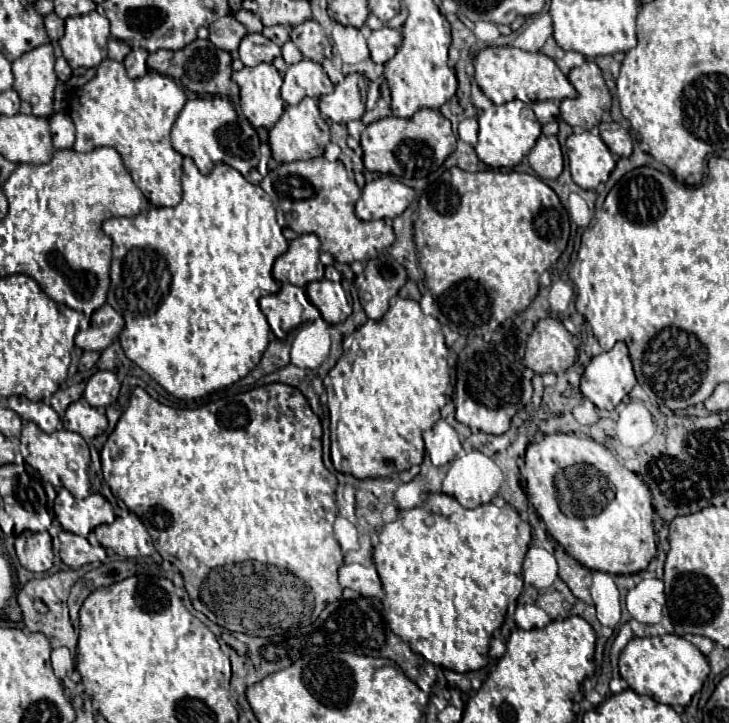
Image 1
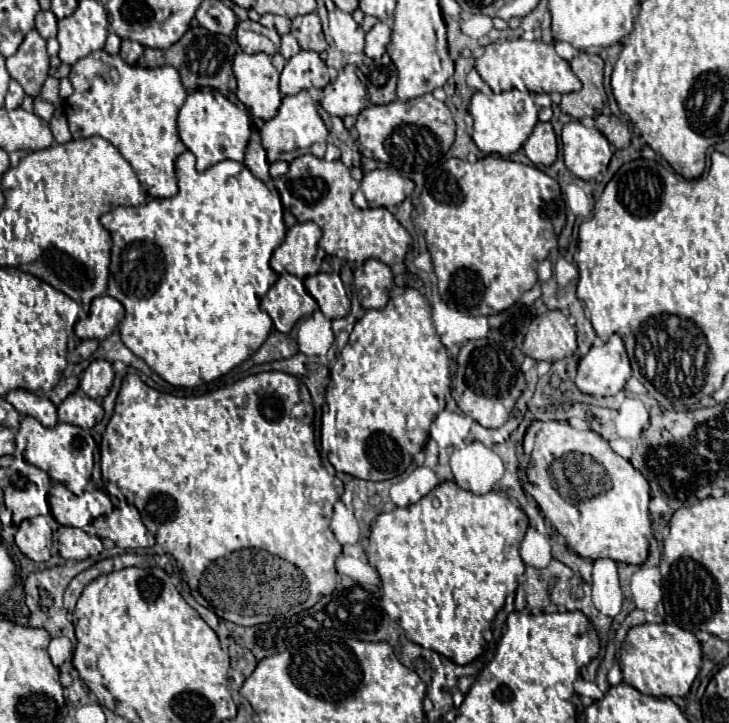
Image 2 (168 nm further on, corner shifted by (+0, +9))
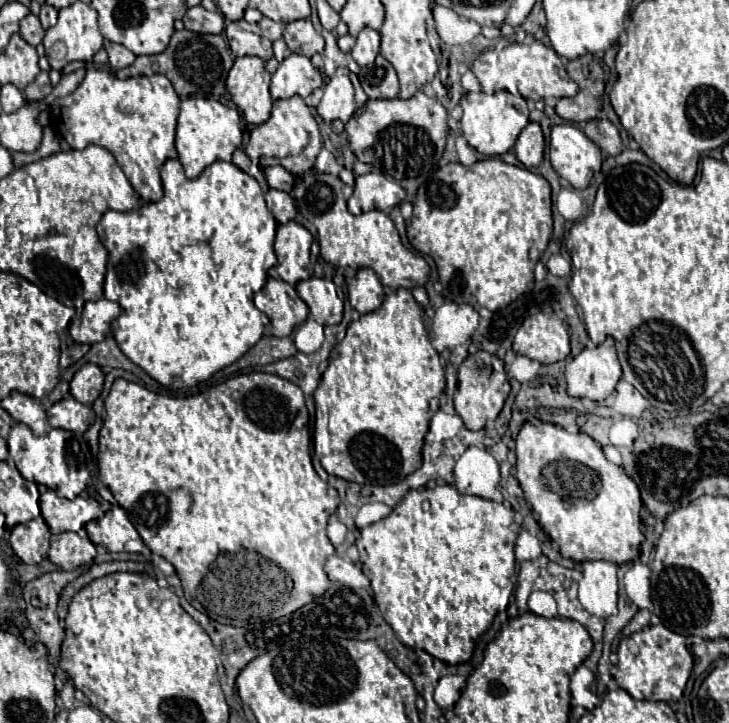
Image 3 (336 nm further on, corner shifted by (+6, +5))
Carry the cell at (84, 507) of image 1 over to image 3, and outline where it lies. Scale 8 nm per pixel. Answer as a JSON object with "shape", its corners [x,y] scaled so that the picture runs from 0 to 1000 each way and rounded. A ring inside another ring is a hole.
{"shape":[[[63,678],[55,683],[55,708],[73,740],[85,736],[107,736],[121,722],[143,714],[137,696],[129,689],[104,686],[100,692],[82,689],[74,678]]]}

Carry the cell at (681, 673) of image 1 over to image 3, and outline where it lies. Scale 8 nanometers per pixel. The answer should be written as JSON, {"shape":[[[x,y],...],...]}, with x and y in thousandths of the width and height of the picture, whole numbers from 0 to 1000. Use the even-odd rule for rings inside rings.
{"shape":[[[908,863],[886,866],[878,874],[856,880],[848,893],[848,918],[842,927],[845,946],[870,968],[930,968],[938,957],[952,913],[941,896],[941,882],[919,874]]]}

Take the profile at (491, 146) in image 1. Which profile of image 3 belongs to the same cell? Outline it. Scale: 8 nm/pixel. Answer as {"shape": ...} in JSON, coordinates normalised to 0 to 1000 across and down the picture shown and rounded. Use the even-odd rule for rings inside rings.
{"shape":[[[694,124],[678,127],[678,130],[664,130],[664,127],[647,130],[647,127],[642,127],[634,133],[631,147],[636,152],[636,160],[631,166],[634,188],[642,194],[642,199],[647,205],[653,205],[664,216],[694,213],[705,202],[716,177],[722,177],[722,172],[727,169],[722,138],[716,133],[705,133]]]}

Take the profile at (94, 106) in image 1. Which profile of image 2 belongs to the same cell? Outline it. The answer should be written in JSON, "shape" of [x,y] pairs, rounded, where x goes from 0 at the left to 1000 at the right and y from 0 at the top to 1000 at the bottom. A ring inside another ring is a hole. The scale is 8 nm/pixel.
{"shape":[[[143,69],[126,72],[115,80],[110,80],[99,97],[96,97],[96,113],[102,122],[102,130],[88,138],[88,158],[96,174],[96,183],[102,194],[137,188],[156,199],[165,213],[178,224],[184,232],[195,260],[209,274],[233,274],[244,266],[244,249],[239,238],[241,219],[255,207],[252,196],[244,188],[241,163],[244,152],[250,149],[255,138],[255,124],[247,116],[247,102],[236,91],[219,91],[219,94],[192,94],[192,91],[176,91],[165,77],[151,77]]]}

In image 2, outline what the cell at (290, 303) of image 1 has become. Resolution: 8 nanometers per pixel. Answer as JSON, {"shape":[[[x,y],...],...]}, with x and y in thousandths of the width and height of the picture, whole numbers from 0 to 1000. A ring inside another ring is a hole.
{"shape":[[[390,376],[390,379],[384,379],[381,390],[365,404],[365,409],[359,409],[357,426],[370,434],[370,440],[376,443],[376,451],[381,459],[390,459],[390,462],[398,459],[406,445],[417,438],[425,437],[432,430],[428,429],[428,432],[420,434],[420,437],[414,434],[414,409],[412,409],[412,404],[414,404],[414,407],[422,407],[422,401],[420,401],[420,396],[417,396],[417,385],[409,385],[395,379],[395,376]]]}

